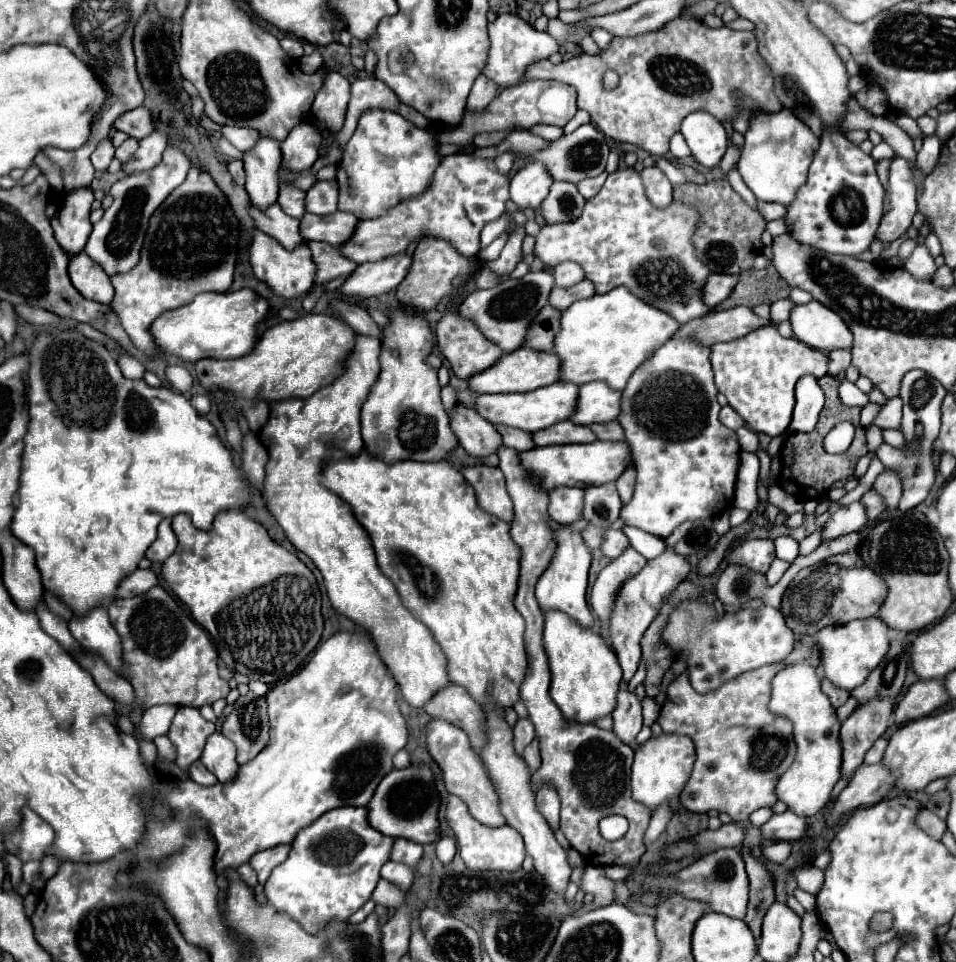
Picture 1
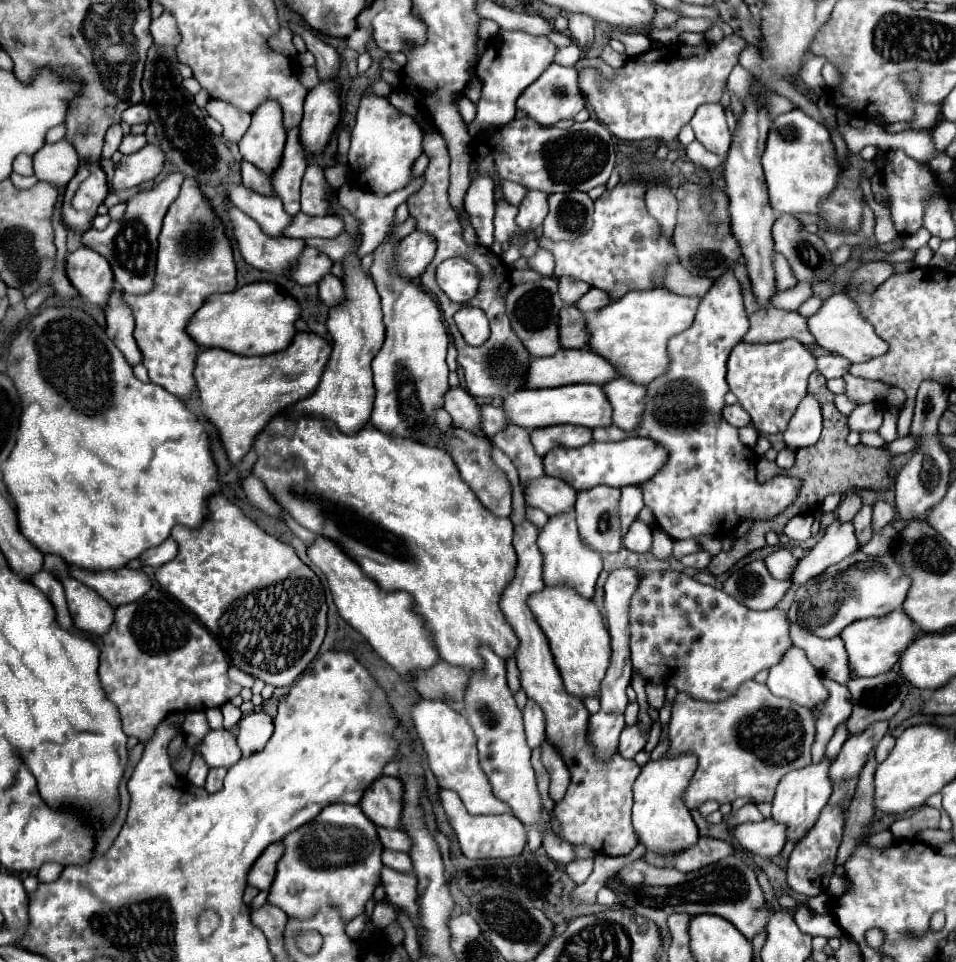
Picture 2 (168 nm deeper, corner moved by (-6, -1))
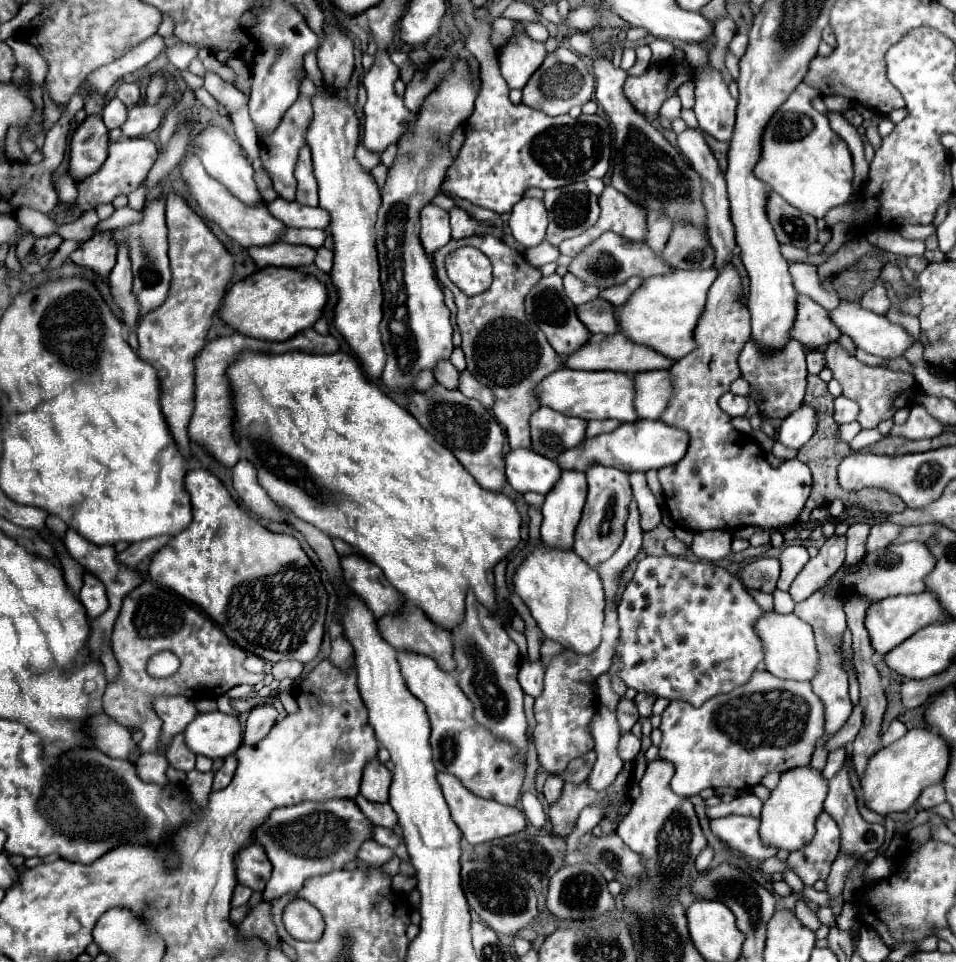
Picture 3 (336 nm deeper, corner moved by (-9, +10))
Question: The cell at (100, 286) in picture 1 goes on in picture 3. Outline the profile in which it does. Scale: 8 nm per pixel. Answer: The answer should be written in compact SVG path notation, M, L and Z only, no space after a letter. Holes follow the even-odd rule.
M107 230L107 232L97 232L93 238L79 244L77 250L73 250L71 260L79 266L95 270L101 276L107 276L115 266L115 254L117 254L117 244L115 240L111 240L111 230Z

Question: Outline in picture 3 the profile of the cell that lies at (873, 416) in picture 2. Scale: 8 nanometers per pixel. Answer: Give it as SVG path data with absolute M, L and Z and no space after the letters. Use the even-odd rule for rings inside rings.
M839 396L835 398L835 412L833 412L833 418L837 424L847 424L847 422L853 422L859 414L859 406L845 398L845 396Z

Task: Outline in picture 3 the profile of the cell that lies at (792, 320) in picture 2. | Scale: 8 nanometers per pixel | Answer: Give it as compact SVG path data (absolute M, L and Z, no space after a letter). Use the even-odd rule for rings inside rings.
M799 296L797 300L797 320L791 330L791 336L799 340L805 348L815 350L823 348L829 342L835 342L841 332L835 328L833 320L829 320L829 312L819 306L809 296Z

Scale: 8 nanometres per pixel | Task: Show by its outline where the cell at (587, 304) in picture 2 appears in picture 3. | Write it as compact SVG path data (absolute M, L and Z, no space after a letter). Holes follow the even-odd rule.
M633 276L633 278L629 278L629 280L627 280L625 284L621 284L621 286L613 286L613 288L603 290L603 298L609 300L611 304L615 304L615 306L623 306L623 304L629 300L631 292L635 292L635 288L637 288L639 284L643 284L643 278Z

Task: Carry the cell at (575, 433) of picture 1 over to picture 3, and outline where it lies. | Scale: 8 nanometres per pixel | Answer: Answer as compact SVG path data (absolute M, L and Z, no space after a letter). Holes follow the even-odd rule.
M541 406L531 414L531 448L549 460L569 448L579 446L585 440L585 420L571 418Z

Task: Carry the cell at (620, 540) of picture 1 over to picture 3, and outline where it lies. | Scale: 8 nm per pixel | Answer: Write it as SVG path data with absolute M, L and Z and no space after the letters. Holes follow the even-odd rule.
M629 472L629 480L631 480L633 496L639 504L641 526L643 526L643 530L653 530L661 522L661 510L659 510L659 504L655 500L653 492L647 486L645 474L643 472Z

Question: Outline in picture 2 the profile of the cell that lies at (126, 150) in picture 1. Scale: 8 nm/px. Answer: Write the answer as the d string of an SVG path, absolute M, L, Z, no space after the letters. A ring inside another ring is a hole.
M124 135L124 139L122 139L122 143L120 143L120 153L122 155L130 155L130 153L134 153L134 151L138 151L138 149L142 149L146 145L146 137L144 135Z

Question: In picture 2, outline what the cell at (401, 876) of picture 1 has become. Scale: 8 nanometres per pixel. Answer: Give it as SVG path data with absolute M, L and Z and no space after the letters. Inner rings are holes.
M384 849L382 853L382 863L394 871L400 871L400 873L410 873L412 871L412 859L408 853L398 853L398 851L390 851L390 849Z

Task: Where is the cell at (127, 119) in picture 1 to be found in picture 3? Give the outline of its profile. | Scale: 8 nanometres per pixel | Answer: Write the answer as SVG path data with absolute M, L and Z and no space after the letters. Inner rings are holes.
M127 82L117 88L115 96L117 96L125 106L135 106L135 104L139 102L139 98L141 98L139 86L137 86L137 84L127 84Z

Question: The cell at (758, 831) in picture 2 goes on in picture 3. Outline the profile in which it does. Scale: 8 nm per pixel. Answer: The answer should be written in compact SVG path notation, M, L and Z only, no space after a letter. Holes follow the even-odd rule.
M737 814L715 818L711 820L711 832L719 842L727 844L731 850L739 850L749 858L767 860L777 854L775 848L763 846L759 836L759 818Z

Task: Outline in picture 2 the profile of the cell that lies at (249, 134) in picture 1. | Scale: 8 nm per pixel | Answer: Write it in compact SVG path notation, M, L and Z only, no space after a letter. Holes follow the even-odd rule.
M210 99L206 111L208 111L210 117L214 117L214 119L224 127L224 137L226 137L228 141L238 143L238 141L244 137L244 131L248 131L250 115L234 109L234 107L232 107L230 103L226 103L226 101Z

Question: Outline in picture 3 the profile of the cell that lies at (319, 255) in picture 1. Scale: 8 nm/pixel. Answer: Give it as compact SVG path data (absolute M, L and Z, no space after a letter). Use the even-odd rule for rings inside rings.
M275 242L271 246L249 248L247 252L257 264L257 268L267 268L267 266L301 268L301 266L309 266L315 260L313 248L293 246L293 244L283 244L283 242Z

